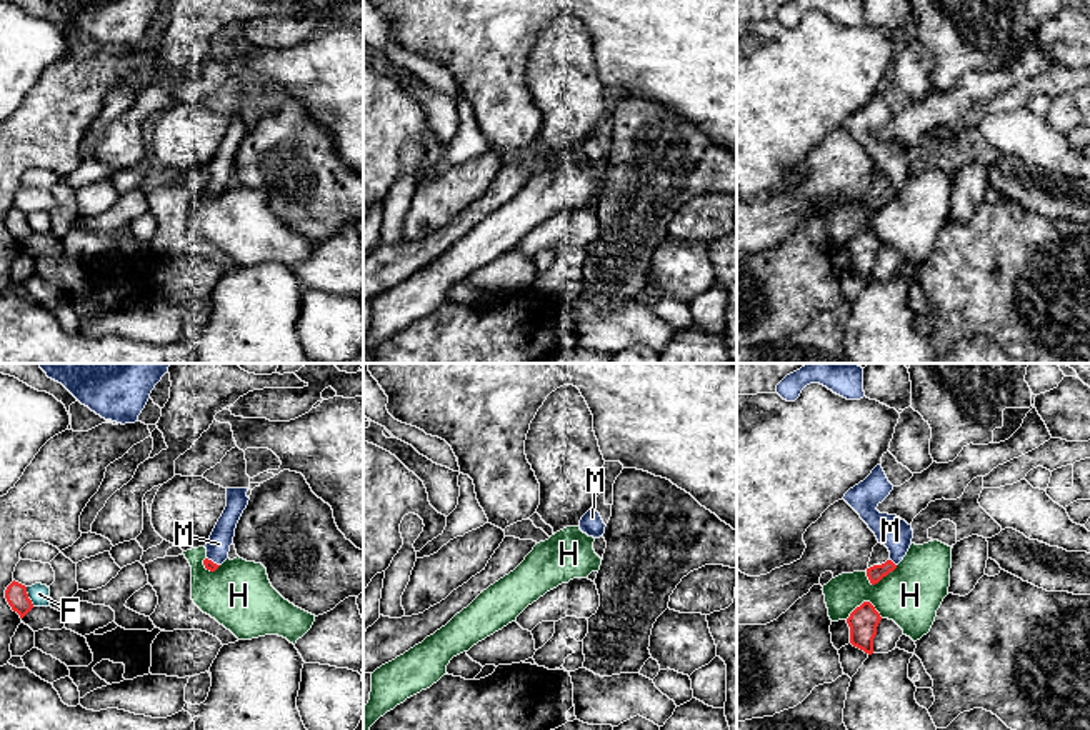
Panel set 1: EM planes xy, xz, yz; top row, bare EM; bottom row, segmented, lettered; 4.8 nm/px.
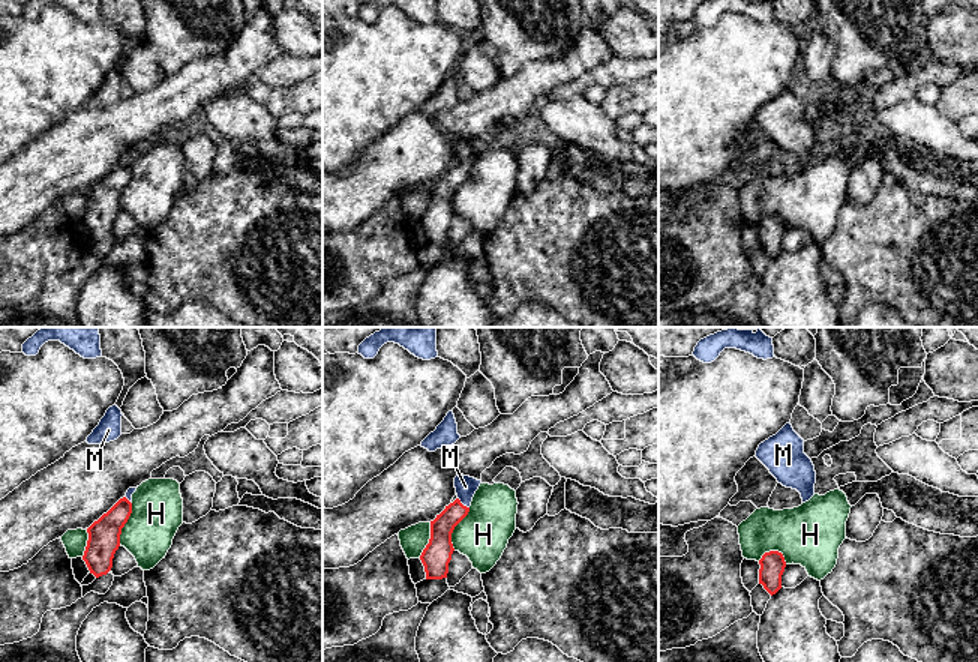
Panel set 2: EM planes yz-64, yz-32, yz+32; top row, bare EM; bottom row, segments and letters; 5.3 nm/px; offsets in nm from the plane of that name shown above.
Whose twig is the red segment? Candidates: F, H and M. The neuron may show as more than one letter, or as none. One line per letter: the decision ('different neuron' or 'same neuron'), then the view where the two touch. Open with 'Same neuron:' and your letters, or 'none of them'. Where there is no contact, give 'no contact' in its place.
Same neuron: M
F: different neuron; contact in xy
H: different neuron; contact in yz
M: same neuron; contact in yz

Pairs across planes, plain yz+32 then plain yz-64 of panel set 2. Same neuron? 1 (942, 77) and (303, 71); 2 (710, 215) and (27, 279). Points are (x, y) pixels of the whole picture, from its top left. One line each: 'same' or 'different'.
1: same
2: same

